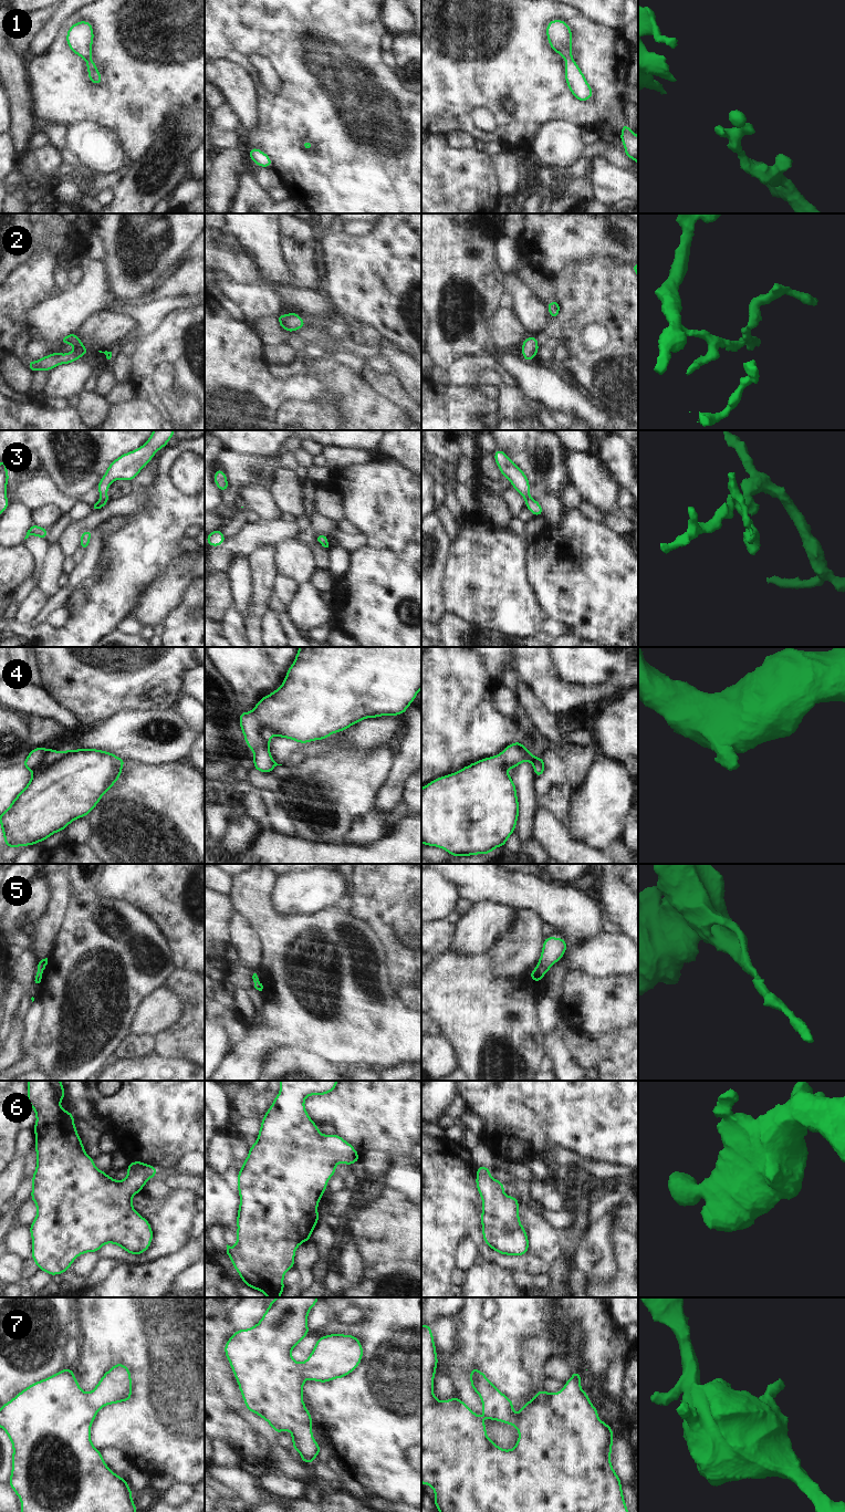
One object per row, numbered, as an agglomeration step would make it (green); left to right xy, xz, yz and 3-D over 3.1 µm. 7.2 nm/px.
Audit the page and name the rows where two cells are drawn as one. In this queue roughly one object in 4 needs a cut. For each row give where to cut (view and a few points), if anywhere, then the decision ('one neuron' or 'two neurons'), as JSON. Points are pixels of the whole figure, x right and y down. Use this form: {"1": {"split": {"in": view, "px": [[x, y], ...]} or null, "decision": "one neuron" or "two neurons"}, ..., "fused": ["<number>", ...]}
{"1": {"split": null, "decision": "one neuron"}, "2": {"split": null, "decision": "one neuron"}, "3": {"split": null, "decision": "one neuron"}, "4": {"split": null, "decision": "one neuron"}, "5": {"split": null, "decision": "one neuron"}, "6": {"split": null, "decision": "one neuron"}, "7": {"split": null, "decision": "one neuron"}, "fused": []}

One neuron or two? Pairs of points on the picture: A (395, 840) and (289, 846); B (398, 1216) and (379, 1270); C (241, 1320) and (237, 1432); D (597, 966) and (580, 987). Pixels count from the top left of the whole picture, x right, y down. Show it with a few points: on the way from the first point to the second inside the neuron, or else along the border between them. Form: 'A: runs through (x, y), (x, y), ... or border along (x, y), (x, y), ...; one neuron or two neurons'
A: runs through (368, 852), (315, 852); one neuron
B: runs through (390, 1229), (388, 1257); one neuron
C: border along (228, 1311), (228, 1320), (236, 1330); two neurons
D: border along (567, 972), (581, 971), (603, 977), (615, 975); two neurons

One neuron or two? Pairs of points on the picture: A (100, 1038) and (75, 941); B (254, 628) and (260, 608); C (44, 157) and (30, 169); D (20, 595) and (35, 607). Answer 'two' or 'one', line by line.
A: one
B: one
C: one
D: two

